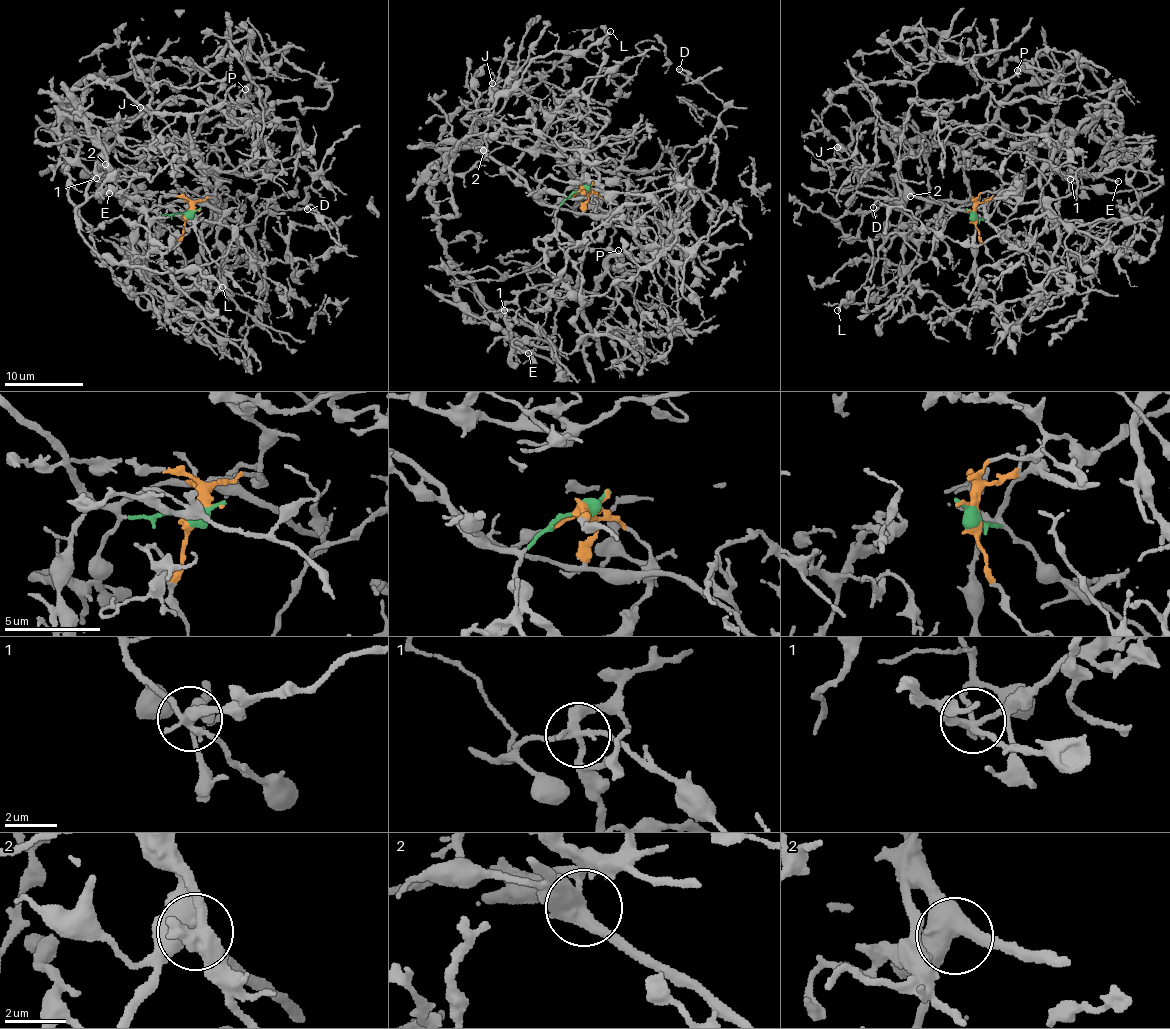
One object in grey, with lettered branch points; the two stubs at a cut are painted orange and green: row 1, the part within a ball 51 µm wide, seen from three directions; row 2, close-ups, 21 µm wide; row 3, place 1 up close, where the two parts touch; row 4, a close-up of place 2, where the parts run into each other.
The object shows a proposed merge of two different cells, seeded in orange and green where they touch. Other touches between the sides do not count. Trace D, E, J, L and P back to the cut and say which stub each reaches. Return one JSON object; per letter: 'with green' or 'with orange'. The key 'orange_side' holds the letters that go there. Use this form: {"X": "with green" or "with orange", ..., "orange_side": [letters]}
{"D": "with orange", "E": "with orange", "J": "with orange", "L": "with green", "P": "with orange", "orange_side": ["D", "E", "J", "P"]}

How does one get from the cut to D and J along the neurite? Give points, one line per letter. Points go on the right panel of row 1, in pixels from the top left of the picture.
D: (975, 215), (981, 194), (1047, 175), (1069, 131), (1043, 169), (1034, 236), (961, 244), (872, 208)
J: (975, 215), (981, 194), (1047, 175), (1067, 131), (1041, 179), (999, 120), (914, 153), (860, 122), (837, 146)

